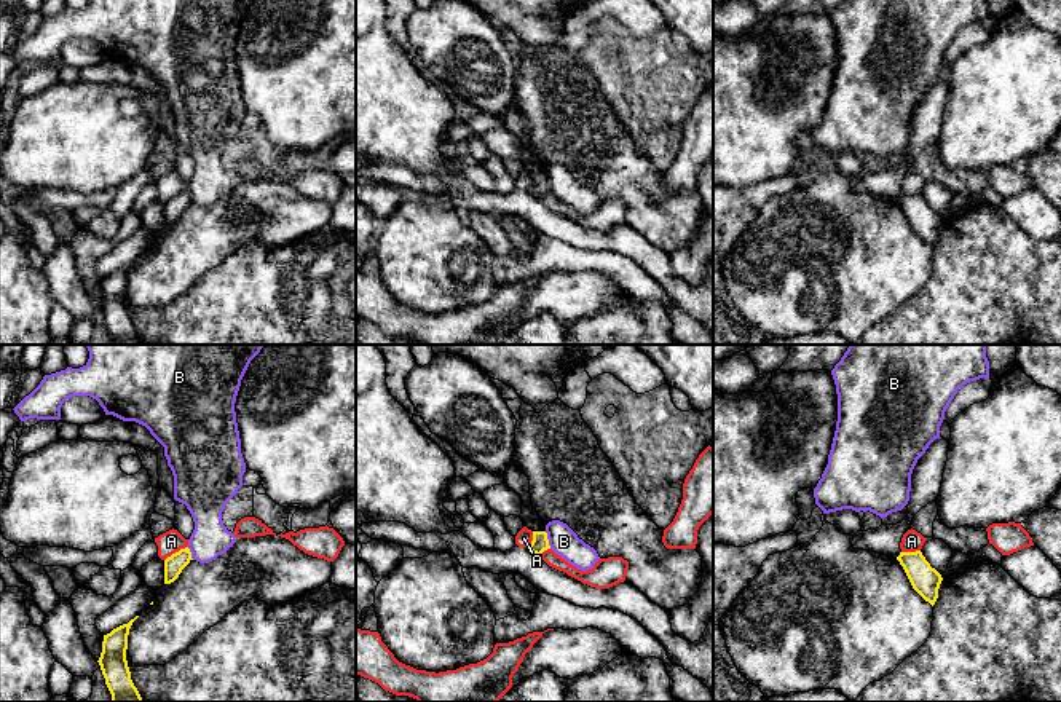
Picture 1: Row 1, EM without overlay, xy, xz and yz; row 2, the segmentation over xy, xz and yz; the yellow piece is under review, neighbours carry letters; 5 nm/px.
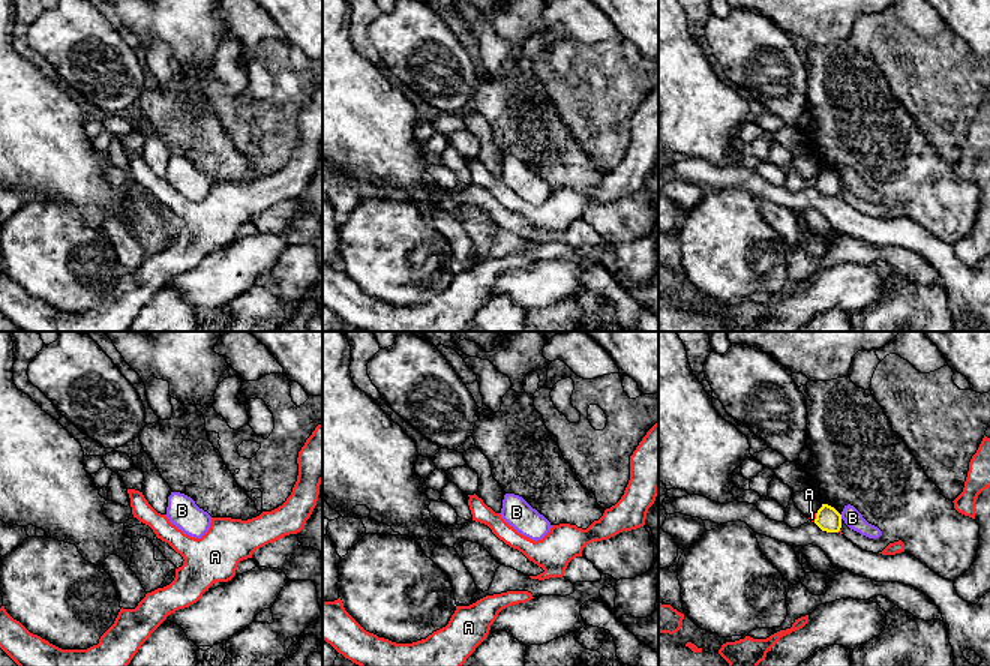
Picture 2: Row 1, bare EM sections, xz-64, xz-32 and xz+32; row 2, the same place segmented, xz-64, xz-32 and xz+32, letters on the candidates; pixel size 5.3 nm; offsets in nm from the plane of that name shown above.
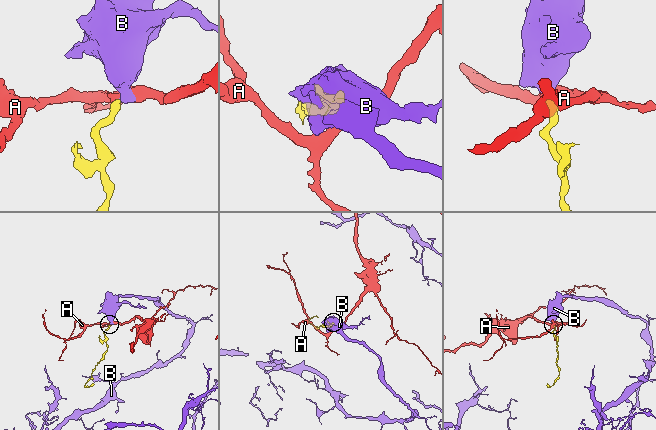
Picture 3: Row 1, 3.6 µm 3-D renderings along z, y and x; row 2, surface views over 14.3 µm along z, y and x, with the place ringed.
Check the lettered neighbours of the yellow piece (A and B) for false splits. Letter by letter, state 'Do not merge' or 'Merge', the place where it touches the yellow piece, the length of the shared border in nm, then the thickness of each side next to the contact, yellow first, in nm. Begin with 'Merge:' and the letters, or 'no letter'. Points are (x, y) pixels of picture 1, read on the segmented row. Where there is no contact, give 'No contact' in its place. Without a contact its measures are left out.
Merge: no letter
A: Do not merge. Touches yellow at xy (176, 552). Shared border 140 nm. Thickness 100 nm (yellow) against 120 nm
B: Do not merge. Touches yellow at xz (548, 540). Shared border 90 nm. Thickness 90 nm (yellow) against 150 nm

